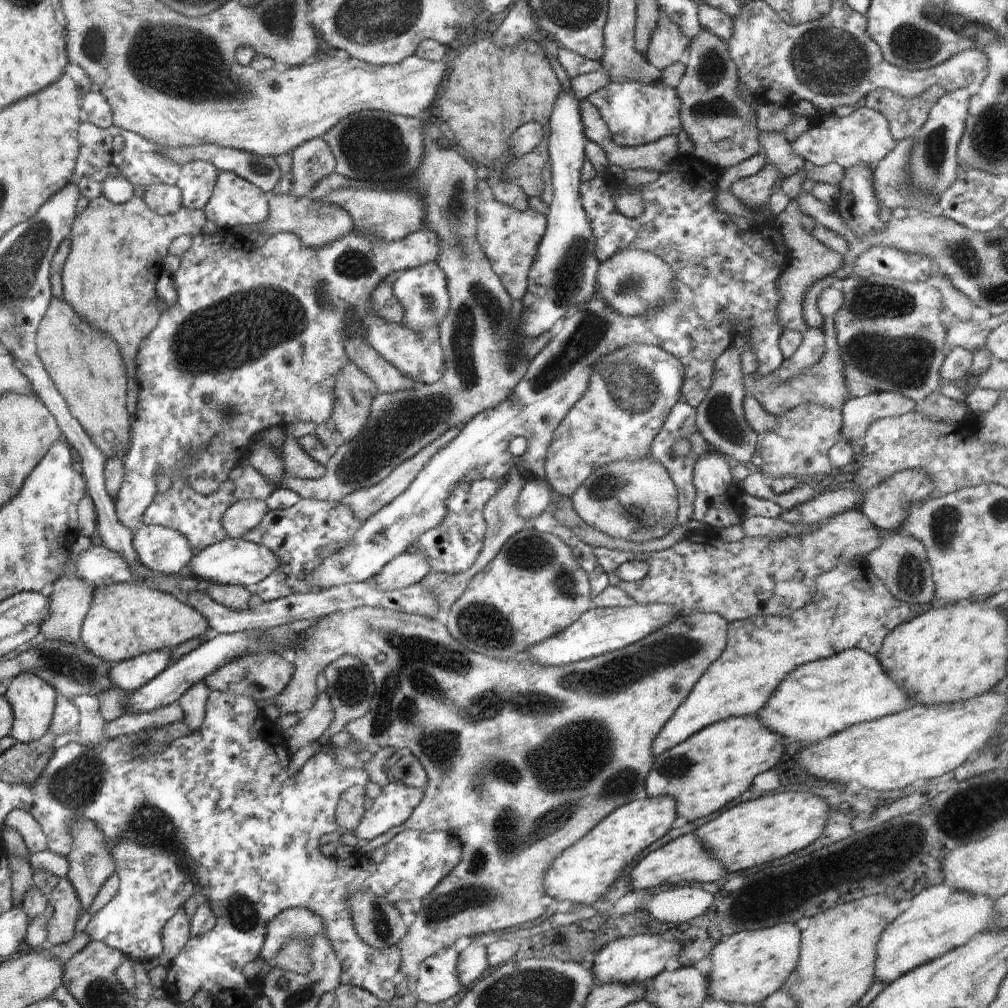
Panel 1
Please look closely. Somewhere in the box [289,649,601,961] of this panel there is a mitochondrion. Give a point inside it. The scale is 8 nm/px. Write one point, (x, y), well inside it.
(383, 926)

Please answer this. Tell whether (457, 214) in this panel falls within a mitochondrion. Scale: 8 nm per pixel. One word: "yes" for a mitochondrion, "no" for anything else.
yes

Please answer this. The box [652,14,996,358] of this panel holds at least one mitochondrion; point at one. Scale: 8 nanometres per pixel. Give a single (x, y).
(826, 60)

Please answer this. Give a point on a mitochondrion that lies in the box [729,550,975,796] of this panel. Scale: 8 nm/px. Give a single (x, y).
(911, 577)

